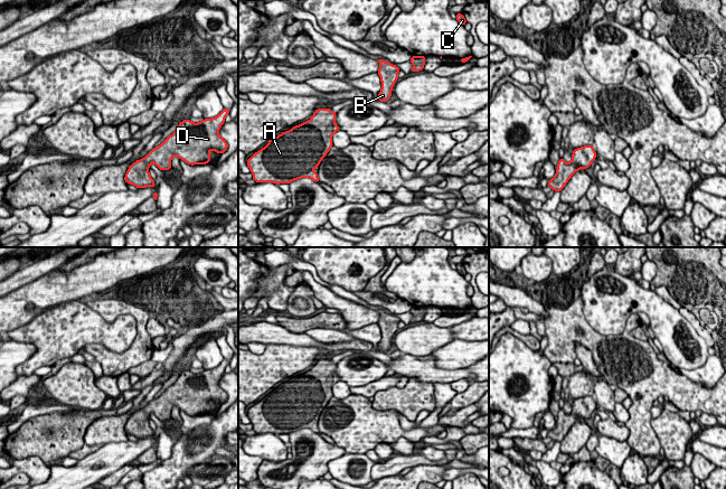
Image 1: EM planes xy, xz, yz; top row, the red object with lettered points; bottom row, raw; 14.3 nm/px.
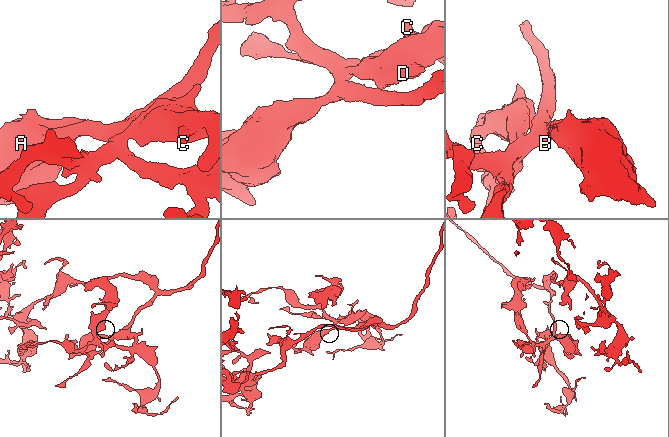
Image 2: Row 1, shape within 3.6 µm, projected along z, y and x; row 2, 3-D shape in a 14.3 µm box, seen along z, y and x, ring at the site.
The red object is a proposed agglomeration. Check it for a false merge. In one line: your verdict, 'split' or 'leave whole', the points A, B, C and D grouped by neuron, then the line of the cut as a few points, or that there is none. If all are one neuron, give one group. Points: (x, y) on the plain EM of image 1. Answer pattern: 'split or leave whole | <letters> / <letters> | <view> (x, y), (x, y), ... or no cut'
leave whole | A B C D | no cut

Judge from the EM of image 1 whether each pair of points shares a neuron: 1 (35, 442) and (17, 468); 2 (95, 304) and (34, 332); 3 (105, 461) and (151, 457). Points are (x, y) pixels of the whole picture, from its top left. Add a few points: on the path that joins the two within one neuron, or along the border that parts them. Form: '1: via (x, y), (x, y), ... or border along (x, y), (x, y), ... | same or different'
1: border along (11, 457), (17, 459), (38, 457), (47, 464) | different
2: border along (85, 303), (106, 321), (112, 321) | different
3: border along (151, 447), (135, 459) | different

